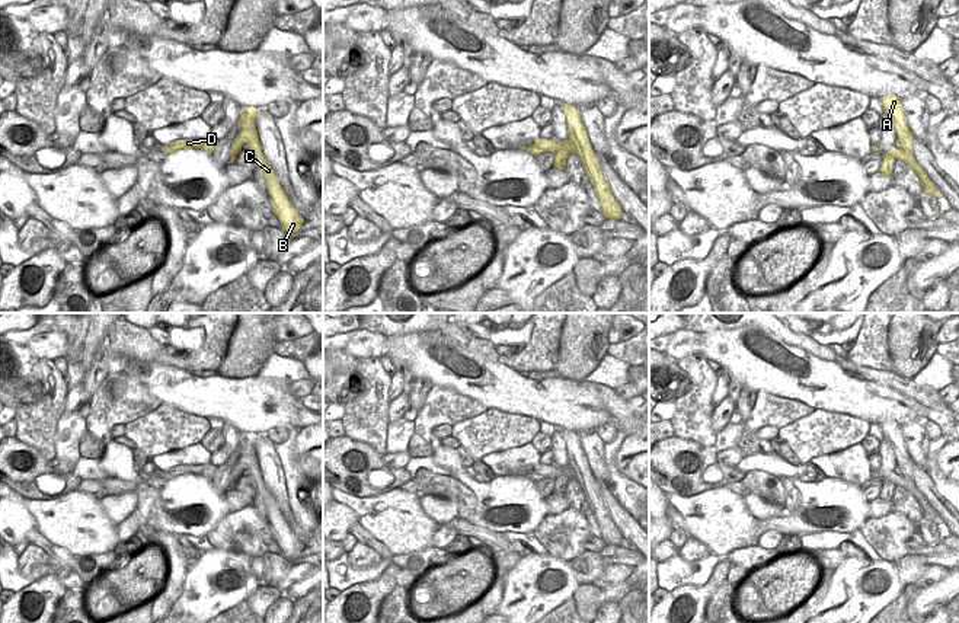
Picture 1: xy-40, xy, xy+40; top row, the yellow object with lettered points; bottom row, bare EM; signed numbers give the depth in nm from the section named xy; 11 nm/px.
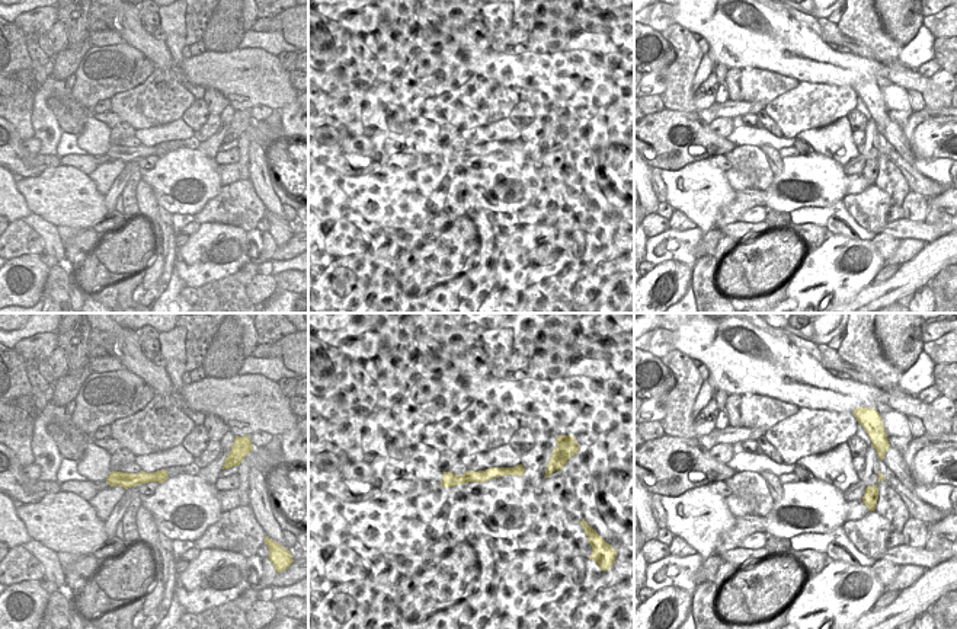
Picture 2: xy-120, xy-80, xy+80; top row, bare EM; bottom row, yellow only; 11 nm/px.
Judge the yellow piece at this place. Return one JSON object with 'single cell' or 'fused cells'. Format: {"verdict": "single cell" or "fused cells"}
{"verdict": "fused cells"}

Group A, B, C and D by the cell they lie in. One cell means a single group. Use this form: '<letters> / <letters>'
A B C / D

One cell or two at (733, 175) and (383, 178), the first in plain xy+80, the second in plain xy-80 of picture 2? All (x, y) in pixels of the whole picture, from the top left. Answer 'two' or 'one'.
two

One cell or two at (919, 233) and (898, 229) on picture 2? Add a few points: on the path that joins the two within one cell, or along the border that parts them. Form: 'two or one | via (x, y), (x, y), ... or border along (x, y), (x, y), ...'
one | via (914, 230), (903, 229)

